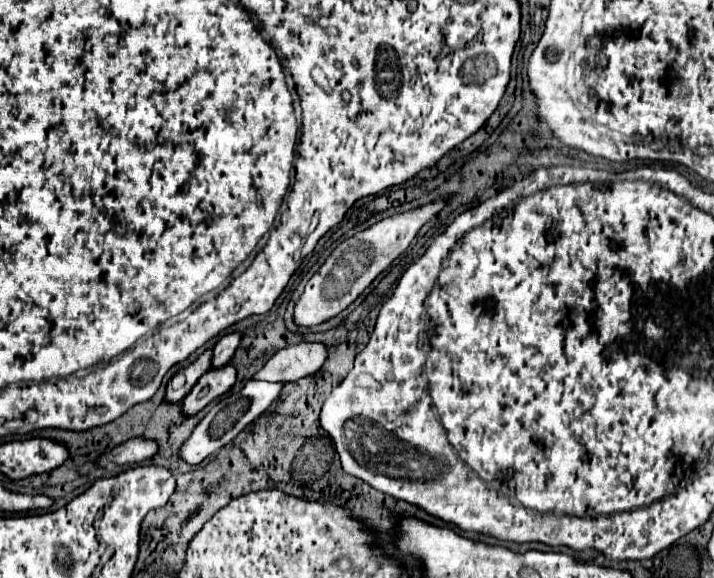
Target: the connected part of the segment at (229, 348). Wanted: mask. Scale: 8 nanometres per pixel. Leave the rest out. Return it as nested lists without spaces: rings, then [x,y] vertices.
[[[230,332],[230,334],[224,334],[216,346],[214,346],[214,356],[212,356],[212,366],[224,366],[232,360],[236,348],[240,344],[240,334],[238,332]]]

